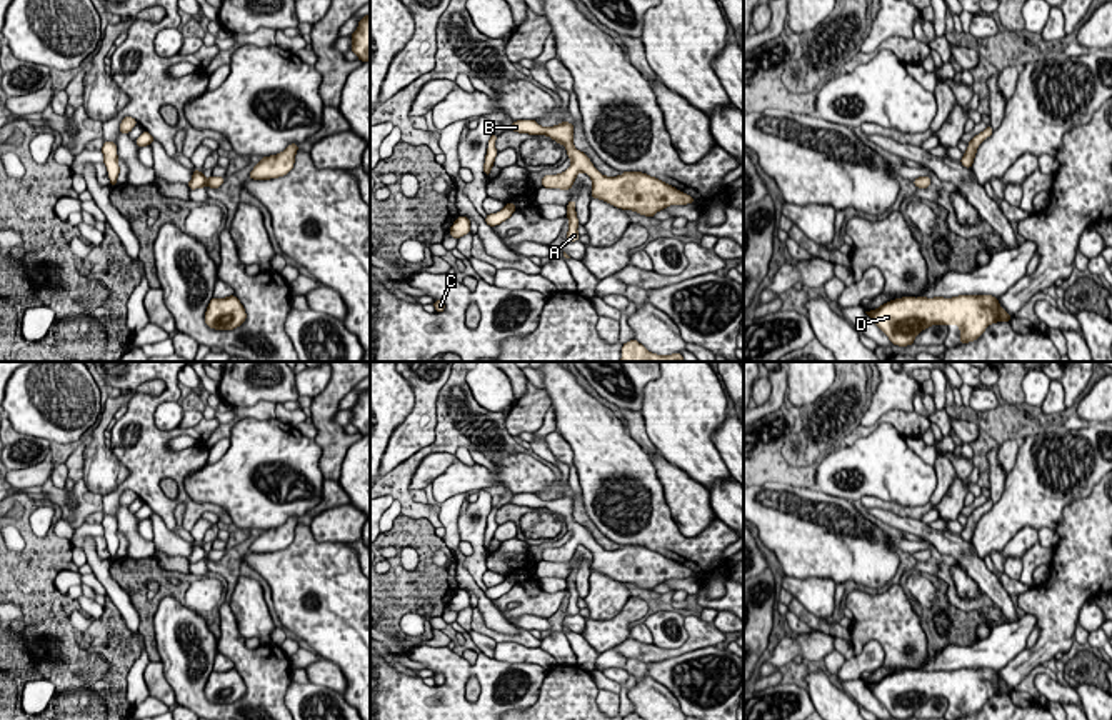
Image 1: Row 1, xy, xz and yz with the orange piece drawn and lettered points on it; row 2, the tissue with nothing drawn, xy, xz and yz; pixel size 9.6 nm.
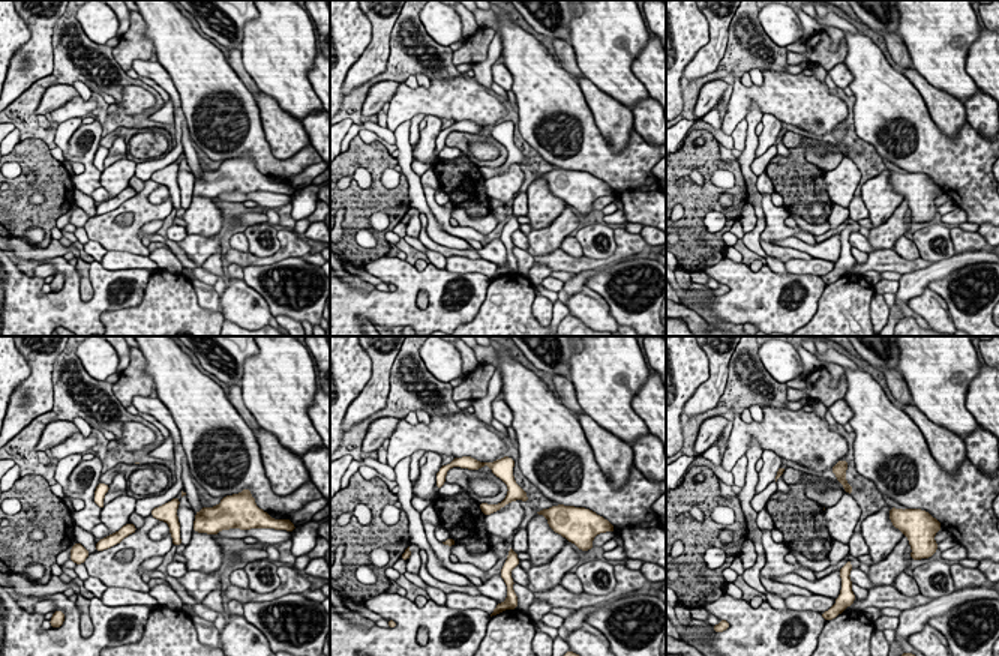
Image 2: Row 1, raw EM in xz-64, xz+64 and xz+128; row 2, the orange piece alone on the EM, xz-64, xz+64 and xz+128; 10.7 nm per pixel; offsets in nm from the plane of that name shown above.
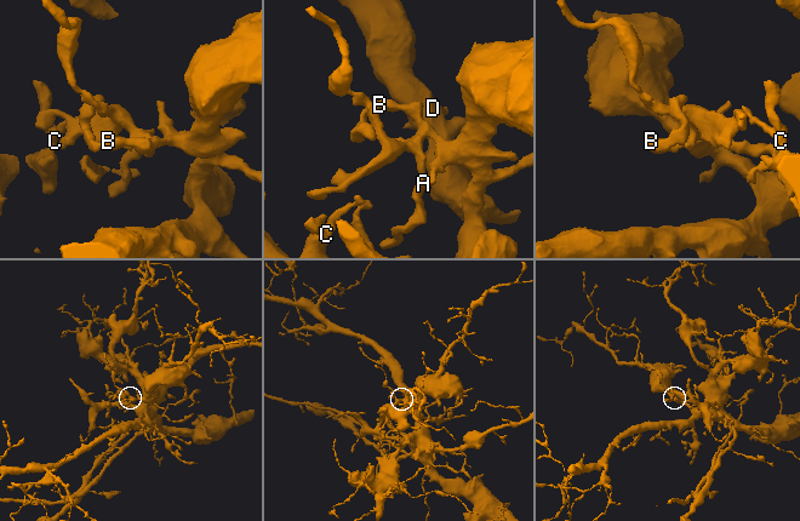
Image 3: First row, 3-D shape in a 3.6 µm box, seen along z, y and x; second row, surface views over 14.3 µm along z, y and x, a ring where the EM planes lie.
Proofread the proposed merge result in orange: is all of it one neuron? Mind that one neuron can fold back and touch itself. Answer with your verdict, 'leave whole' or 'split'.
leave whole

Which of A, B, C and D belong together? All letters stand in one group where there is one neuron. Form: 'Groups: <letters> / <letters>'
Groups: A B C D

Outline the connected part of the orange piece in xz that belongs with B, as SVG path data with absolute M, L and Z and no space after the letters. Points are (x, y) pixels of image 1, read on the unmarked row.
M517 493L510 503L528 508L547 508L562 517L572 533L570 540L557 548L545 548L542 560L570 563L579 545L592 552L592 572L600 572L617 582L634 583L654 592L670 578L695 577L695 573L675 560L642 545L624 545L619 550L602 548L590 532L574 520L574 497L562 495L555 500L540 500L535 493Z

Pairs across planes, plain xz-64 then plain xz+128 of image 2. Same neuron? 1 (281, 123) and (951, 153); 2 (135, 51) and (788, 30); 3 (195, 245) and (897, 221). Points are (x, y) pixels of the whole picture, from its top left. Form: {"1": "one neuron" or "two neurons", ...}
{"1": "two neurons", "2": "two neurons", "3": "one neuron"}

